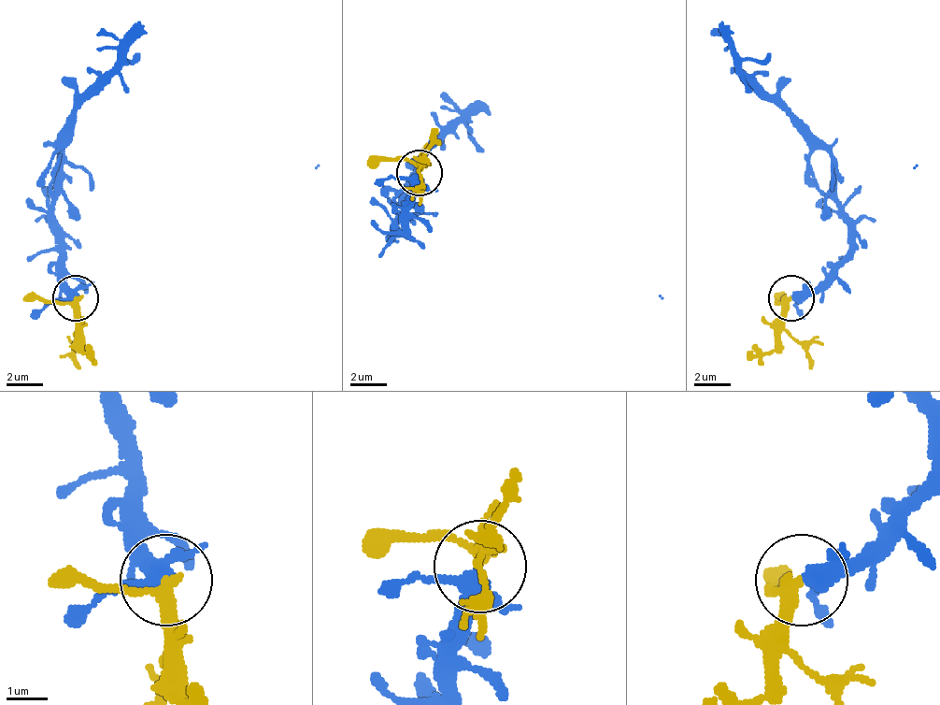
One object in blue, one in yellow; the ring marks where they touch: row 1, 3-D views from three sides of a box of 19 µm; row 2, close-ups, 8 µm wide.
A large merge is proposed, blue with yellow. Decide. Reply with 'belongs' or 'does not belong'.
belongs

